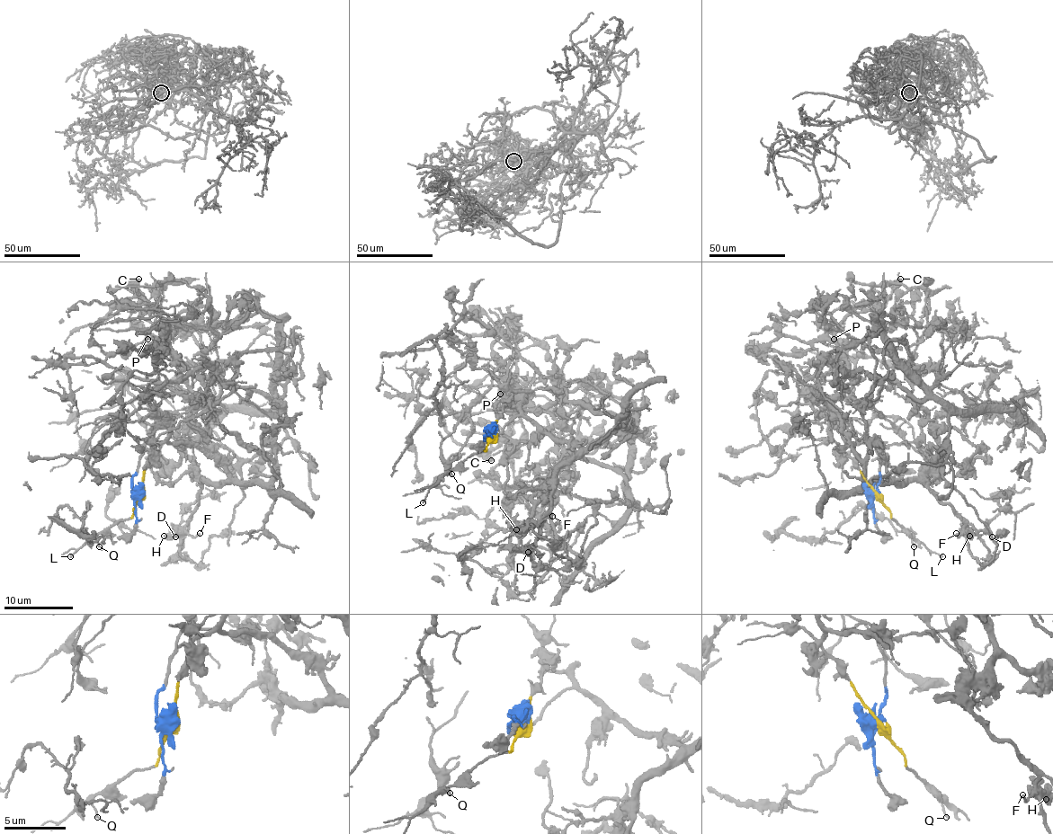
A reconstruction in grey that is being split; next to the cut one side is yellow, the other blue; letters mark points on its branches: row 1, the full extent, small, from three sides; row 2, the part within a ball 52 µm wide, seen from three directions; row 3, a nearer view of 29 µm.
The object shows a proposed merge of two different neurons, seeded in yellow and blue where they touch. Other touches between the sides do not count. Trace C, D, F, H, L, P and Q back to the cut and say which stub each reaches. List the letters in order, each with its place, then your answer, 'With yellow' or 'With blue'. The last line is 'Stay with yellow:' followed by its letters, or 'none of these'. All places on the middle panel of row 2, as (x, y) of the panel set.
C: Place: (491, 460). With blue
D: Place: (528, 552). With blue
F: Place: (552, 516). With blue
H: Place: (516, 529). With blue
L: Place: (423, 502). With yellow
P: Place: (500, 394). With blue
Q: Place: (451, 474). With yellow
Stay with yellow: L, Q

